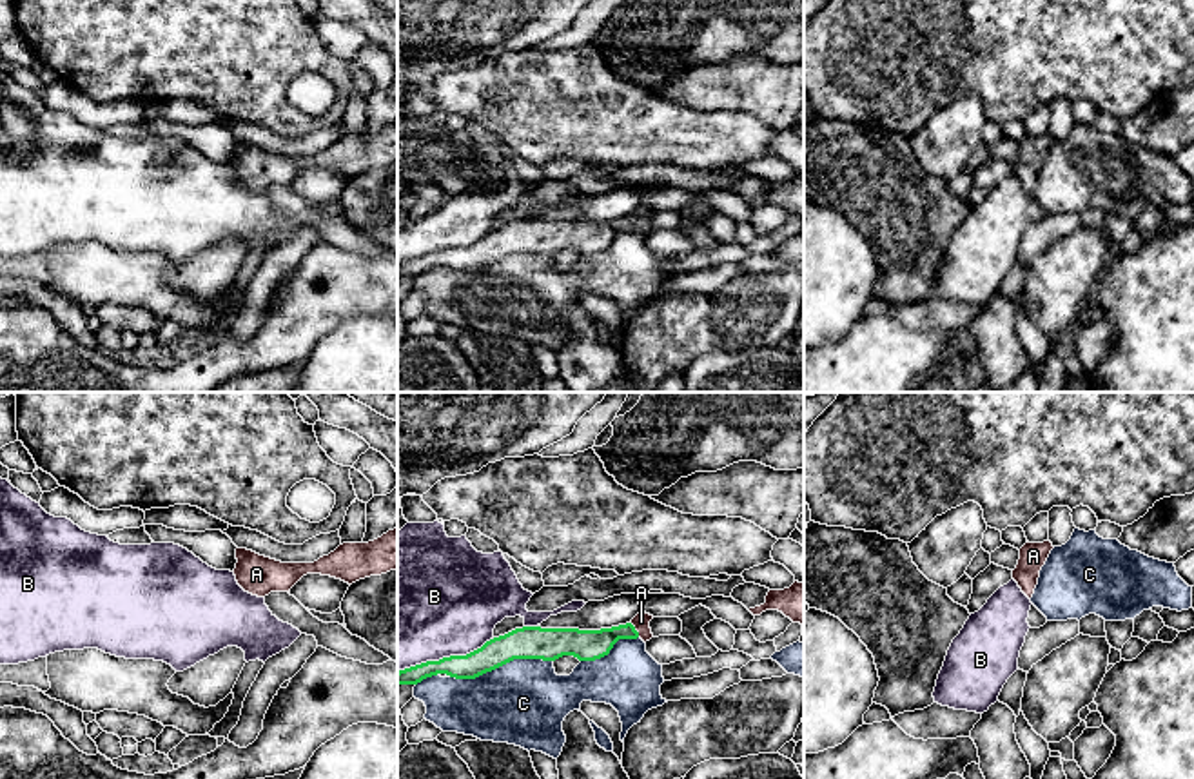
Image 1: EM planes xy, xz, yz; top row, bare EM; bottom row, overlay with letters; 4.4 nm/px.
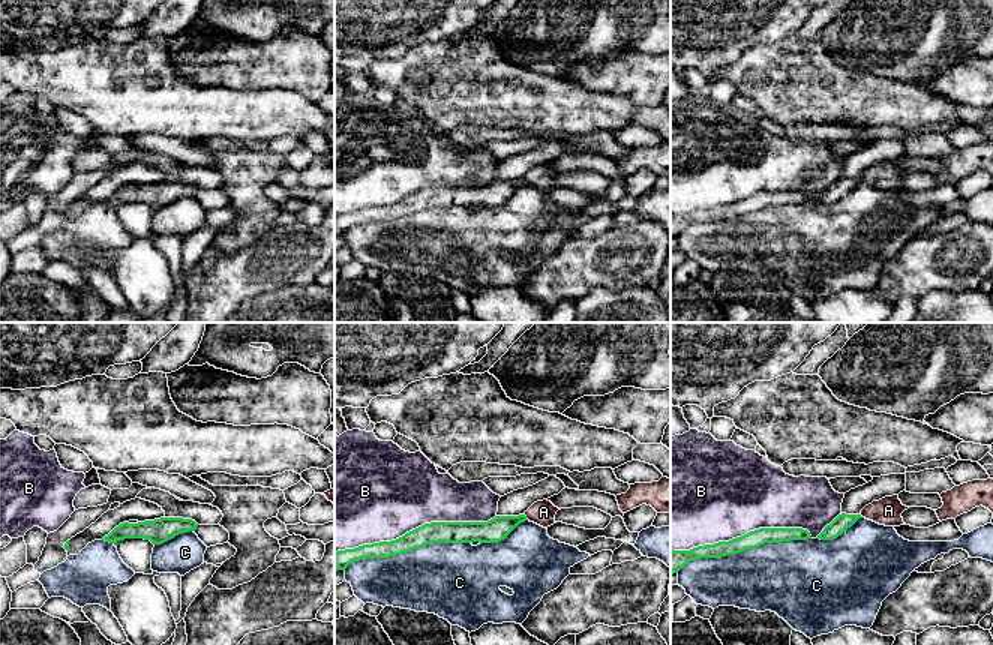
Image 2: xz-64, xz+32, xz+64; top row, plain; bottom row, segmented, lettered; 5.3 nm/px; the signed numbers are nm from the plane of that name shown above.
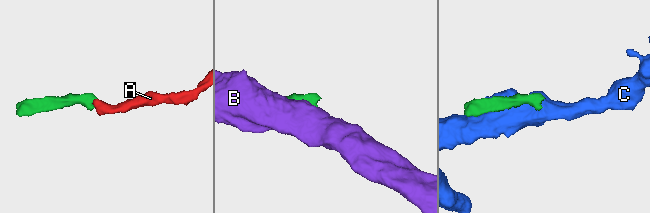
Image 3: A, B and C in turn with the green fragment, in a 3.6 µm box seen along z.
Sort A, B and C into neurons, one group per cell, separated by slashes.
A / B / C

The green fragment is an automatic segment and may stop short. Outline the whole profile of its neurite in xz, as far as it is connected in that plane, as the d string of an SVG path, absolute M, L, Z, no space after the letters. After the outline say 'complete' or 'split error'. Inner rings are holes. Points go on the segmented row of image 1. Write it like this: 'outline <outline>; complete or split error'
outline M641 610L630 623L601 630L515 628L486 641L481 648L466 656L450 656L399 670L397 686L417 685L437 674L455 679L475 679L514 659L555 661L563 656L573 656L579 661L595 661L608 656L619 639L641 637L644 643L650 641L653 637L650 628L651 619L653 616Z; split error

